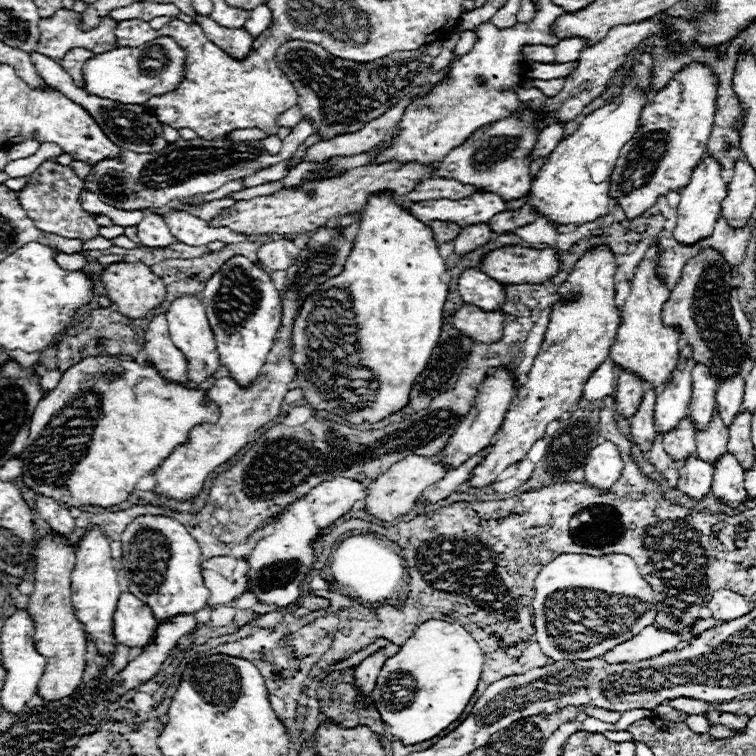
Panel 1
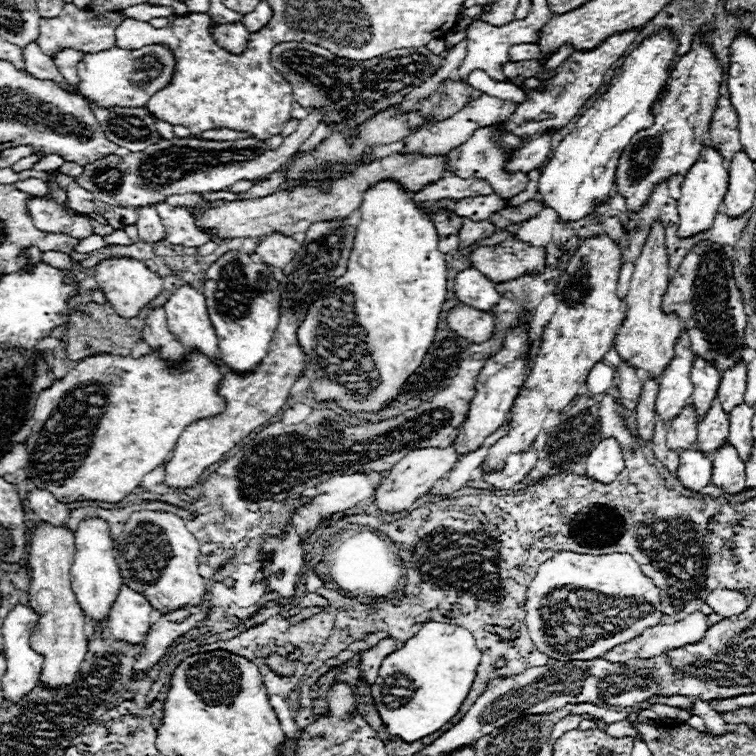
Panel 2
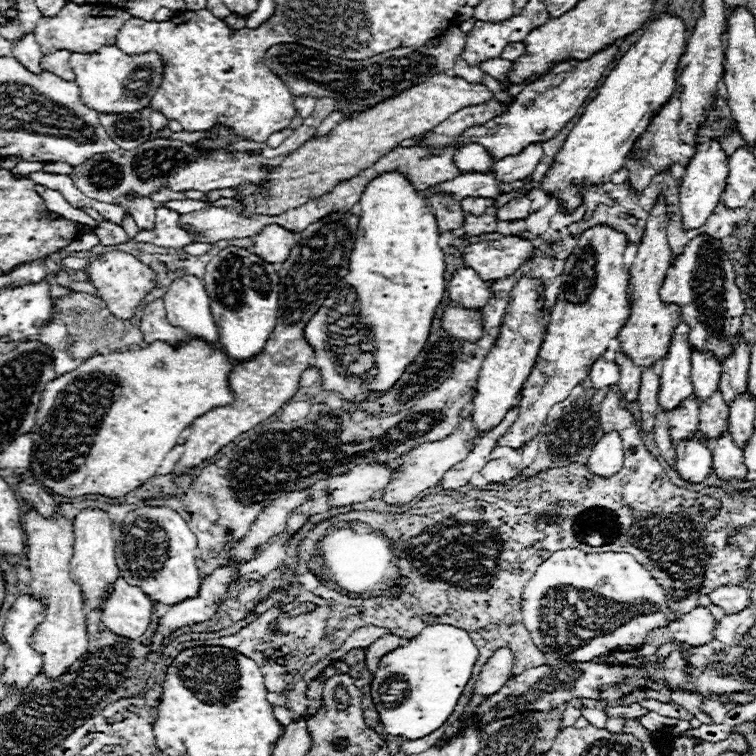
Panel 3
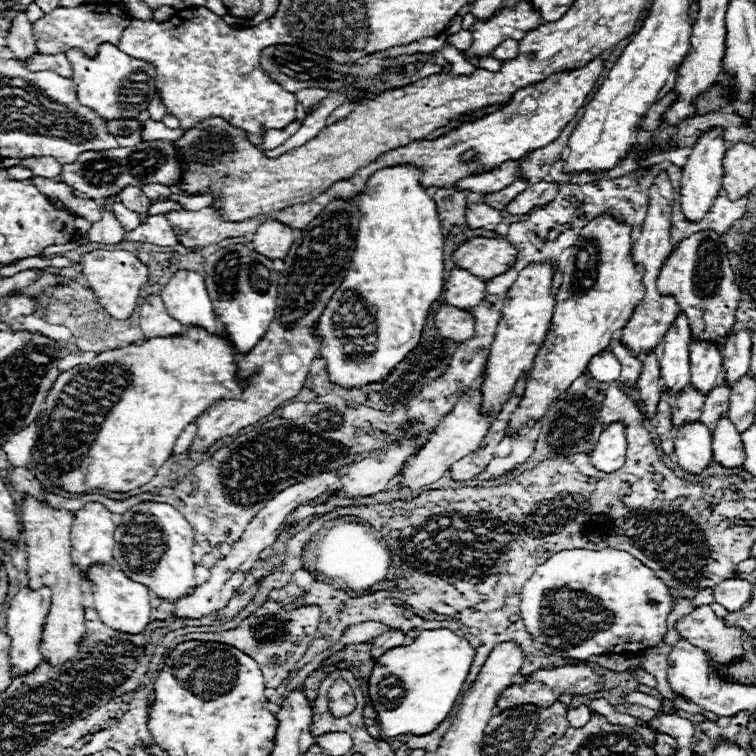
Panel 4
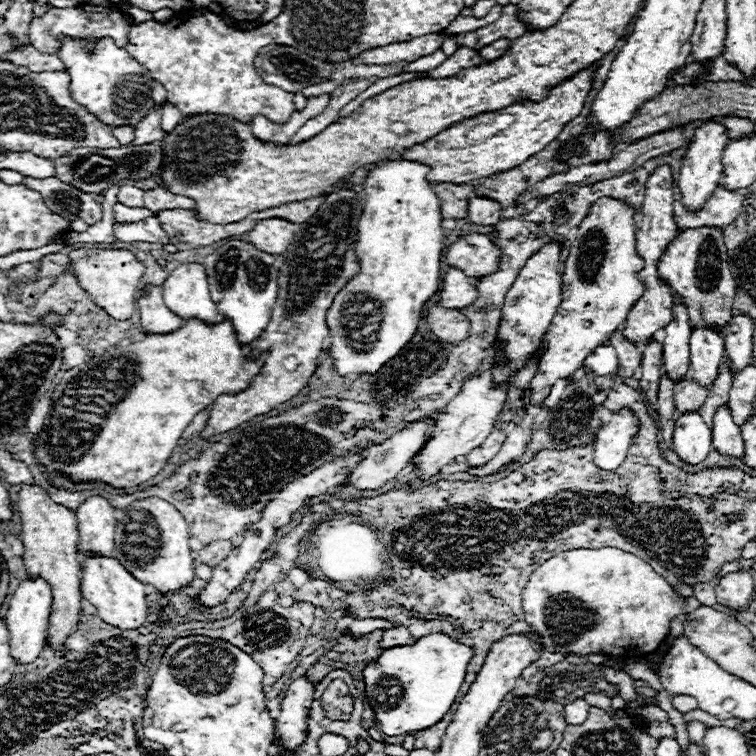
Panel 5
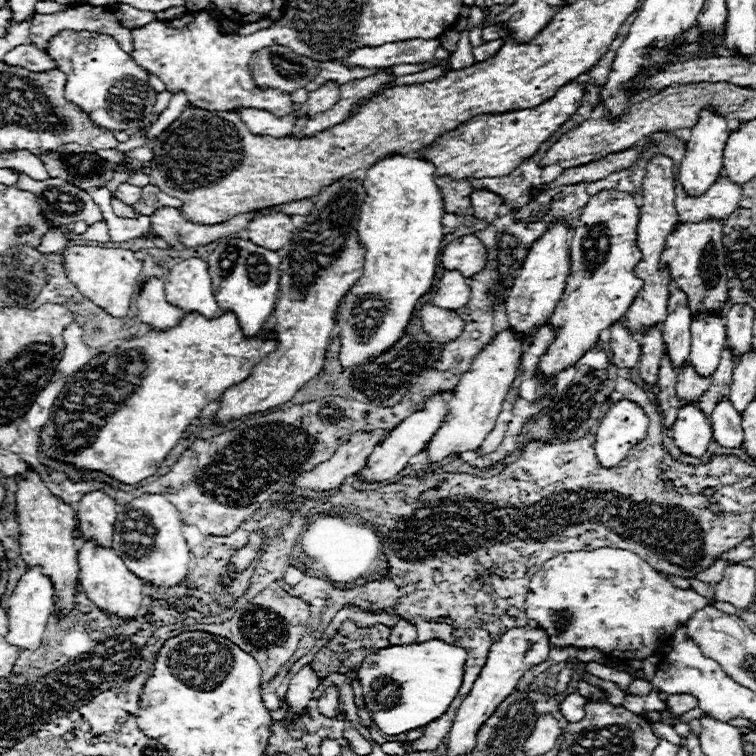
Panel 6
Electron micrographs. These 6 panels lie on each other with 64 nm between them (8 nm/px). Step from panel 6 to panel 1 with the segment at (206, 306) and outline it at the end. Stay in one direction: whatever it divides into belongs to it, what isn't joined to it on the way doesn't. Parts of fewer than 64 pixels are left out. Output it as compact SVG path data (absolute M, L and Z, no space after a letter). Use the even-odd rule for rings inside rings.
M180 296L180 298L176 298L170 304L166 320L168 320L170 336L172 336L174 344L178 344L178 348L182 348L182 352L184 352L184 356L188 360L188 380L194 386L200 386L200 384L208 382L210 378L214 378L216 372L218 372L218 368L220 368L220 360L218 360L214 332L212 332L212 328L208 324L202 300L200 298L192 298L192 296Z

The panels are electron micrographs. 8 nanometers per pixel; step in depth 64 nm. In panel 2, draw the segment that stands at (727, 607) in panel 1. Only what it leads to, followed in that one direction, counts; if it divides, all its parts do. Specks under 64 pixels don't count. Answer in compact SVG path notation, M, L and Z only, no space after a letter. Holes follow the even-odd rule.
M724 588L714 590L714 592L708 596L706 604L708 604L716 614L720 614L722 618L726 618L726 616L738 616L738 614L746 612L746 608L750 606L748 600L746 600L746 596L744 596L742 592L724 590Z

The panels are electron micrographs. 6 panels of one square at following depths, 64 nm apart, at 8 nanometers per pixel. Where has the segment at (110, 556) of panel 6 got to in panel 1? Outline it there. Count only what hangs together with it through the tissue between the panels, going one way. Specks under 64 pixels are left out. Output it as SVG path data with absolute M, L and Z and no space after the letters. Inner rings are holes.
M124 592L118 600L114 612L114 638L118 644L128 648L146 648L154 636L158 622L152 616L152 610L140 602L134 594Z

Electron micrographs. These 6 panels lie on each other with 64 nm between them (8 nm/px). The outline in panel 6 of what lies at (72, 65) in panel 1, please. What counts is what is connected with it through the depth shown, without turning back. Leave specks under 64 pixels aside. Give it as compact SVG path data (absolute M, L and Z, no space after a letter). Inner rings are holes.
M24 44L24 46L18 46L18 48L10 50L4 56L4 62L10 64L10 66L22 66L30 72L46 72L46 70L56 68L56 62L48 54L34 48L32 44Z

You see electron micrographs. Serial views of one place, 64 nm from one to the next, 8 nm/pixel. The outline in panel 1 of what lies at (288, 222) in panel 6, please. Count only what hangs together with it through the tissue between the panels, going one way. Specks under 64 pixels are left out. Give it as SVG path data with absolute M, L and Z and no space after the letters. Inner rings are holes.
M274 240L258 248L258 262L268 270L286 270L298 260L300 250L290 240Z

